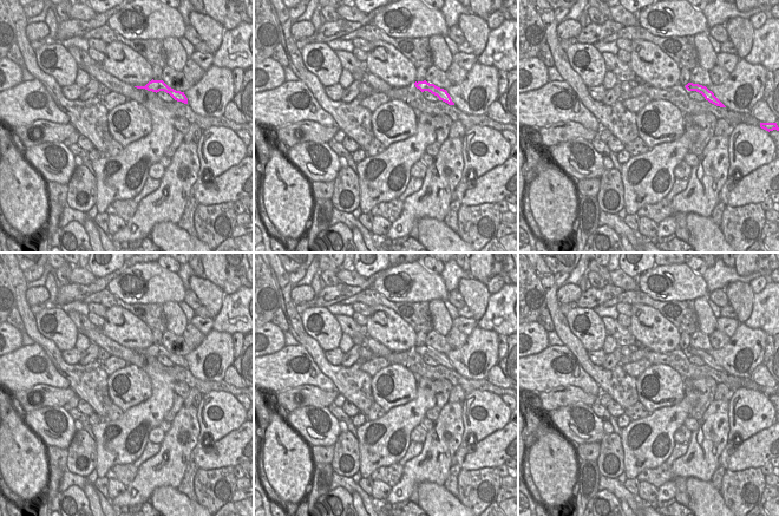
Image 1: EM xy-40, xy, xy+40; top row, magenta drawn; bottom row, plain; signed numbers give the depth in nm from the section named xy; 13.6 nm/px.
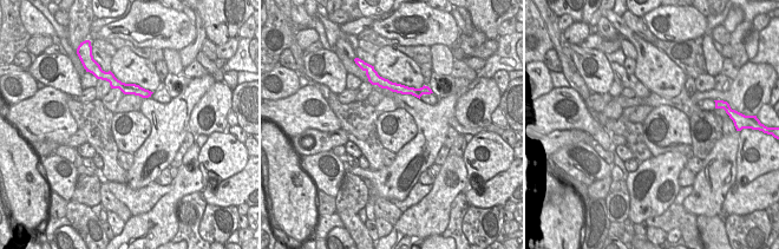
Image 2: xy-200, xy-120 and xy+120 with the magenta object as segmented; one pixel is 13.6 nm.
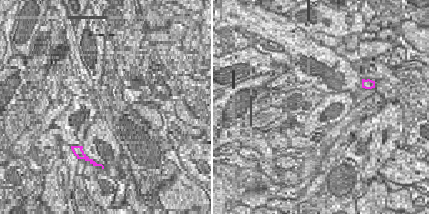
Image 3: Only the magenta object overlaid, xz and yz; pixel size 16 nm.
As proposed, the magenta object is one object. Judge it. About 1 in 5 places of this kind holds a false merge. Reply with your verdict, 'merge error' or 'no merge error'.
no merge error

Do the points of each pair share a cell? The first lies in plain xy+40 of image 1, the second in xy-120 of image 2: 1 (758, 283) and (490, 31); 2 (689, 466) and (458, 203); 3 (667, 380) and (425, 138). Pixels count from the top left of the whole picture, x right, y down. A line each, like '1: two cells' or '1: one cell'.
1: two cells
2: two cells
3: two cells

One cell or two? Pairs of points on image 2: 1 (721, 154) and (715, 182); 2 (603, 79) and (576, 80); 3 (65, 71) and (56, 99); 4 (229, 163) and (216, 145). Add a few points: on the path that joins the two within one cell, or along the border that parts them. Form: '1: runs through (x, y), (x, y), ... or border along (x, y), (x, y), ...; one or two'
1: runs through (721, 161), (718, 175); one
2: border along (570, 58), (584, 84), (591, 91); two
3: border along (45, 85), (51, 85), (70, 96); two
4: runs through (224, 158), (224, 152), (221, 148); one

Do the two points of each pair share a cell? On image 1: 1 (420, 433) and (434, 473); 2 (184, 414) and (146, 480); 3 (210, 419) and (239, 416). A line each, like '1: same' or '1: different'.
1: different
2: same
3: same

